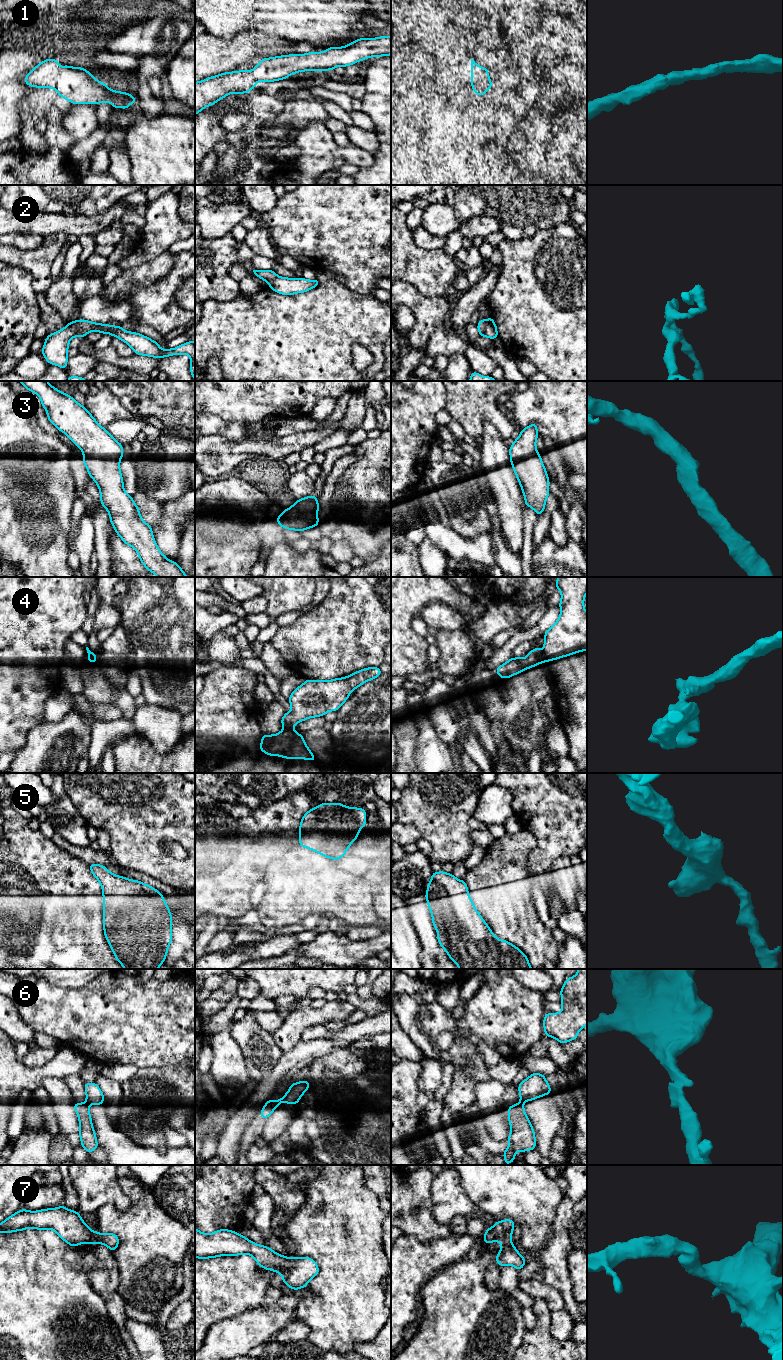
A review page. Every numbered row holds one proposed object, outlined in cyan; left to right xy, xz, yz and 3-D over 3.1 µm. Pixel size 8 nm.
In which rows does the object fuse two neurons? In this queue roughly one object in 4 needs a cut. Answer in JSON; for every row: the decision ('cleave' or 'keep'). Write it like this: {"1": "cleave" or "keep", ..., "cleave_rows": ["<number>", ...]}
{"1": "keep", "2": "cleave", "3": "keep", "4": "cleave", "5": "keep", "6": "cleave", "7": "keep", "cleave_rows": ["2", "4", "6"]}

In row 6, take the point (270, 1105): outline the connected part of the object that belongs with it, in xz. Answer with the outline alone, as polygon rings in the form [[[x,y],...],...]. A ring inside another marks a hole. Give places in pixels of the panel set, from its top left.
[[[282,1098],[277,1099],[275,1101],[269,1099],[268,1101],[266,1101],[263,1109],[261,1110],[260,1116],[263,1119],[267,1119],[281,1102],[282,1102]]]

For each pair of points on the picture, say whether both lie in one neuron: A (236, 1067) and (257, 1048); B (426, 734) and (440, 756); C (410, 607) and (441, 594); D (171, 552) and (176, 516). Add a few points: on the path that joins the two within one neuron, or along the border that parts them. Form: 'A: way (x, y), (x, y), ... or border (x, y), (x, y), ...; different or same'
A: border (233, 1039), (241, 1050), (250, 1078); different
B: way (428, 739), (429, 745), (435, 751); same
C: way (418, 599), (423, 594), (433, 594); same
D: way (171, 543), (171, 525); same

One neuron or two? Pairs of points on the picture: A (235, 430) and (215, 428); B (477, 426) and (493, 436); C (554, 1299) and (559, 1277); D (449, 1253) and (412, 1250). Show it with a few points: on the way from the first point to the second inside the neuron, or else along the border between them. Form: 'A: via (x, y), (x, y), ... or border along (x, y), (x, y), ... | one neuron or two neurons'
A: via (230, 430), (220, 428) | one neuron
B: border along (483, 422), (488, 421), (505, 438) | two neurons
C: border along (534, 1279), (556, 1288), (562, 1296), (564, 1308) | two neurons
D: via (440, 1253), (421, 1253) | one neuron

